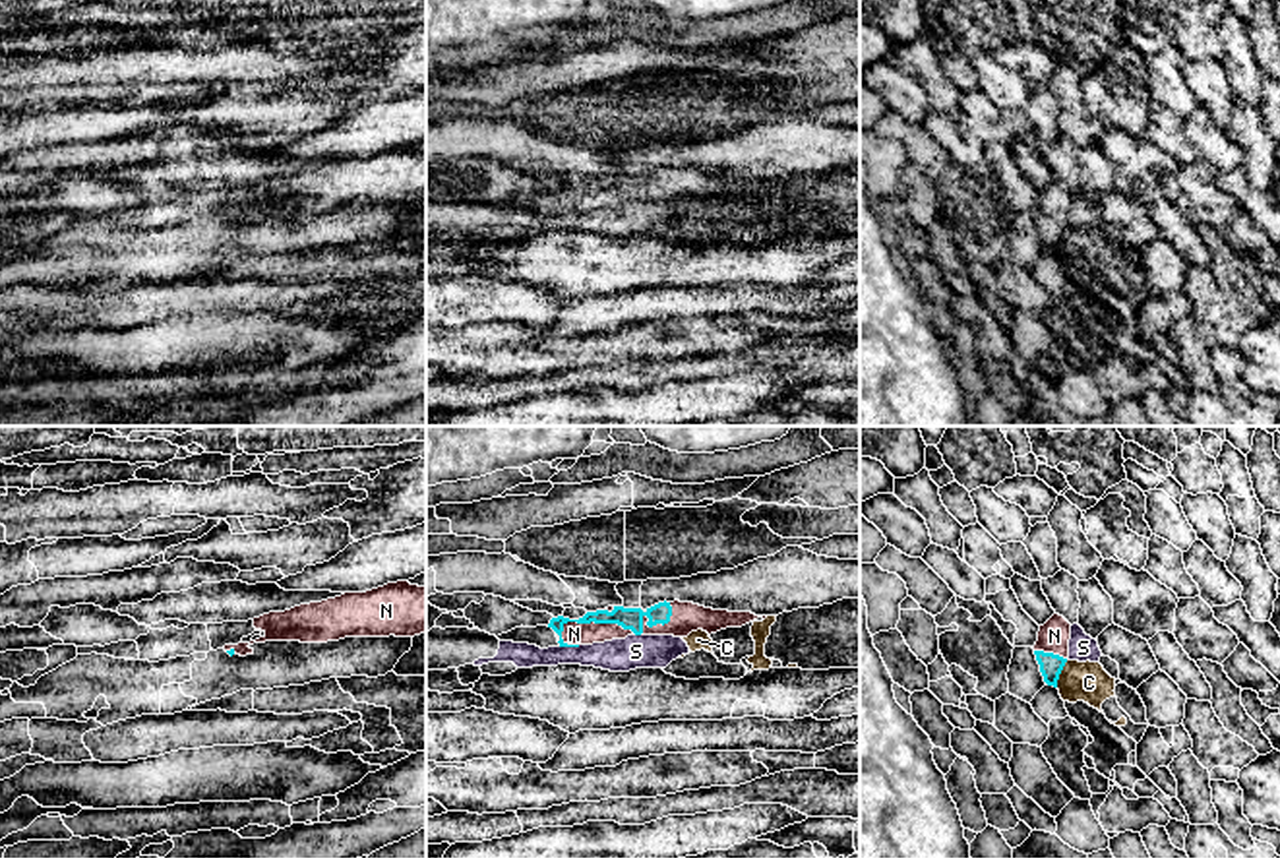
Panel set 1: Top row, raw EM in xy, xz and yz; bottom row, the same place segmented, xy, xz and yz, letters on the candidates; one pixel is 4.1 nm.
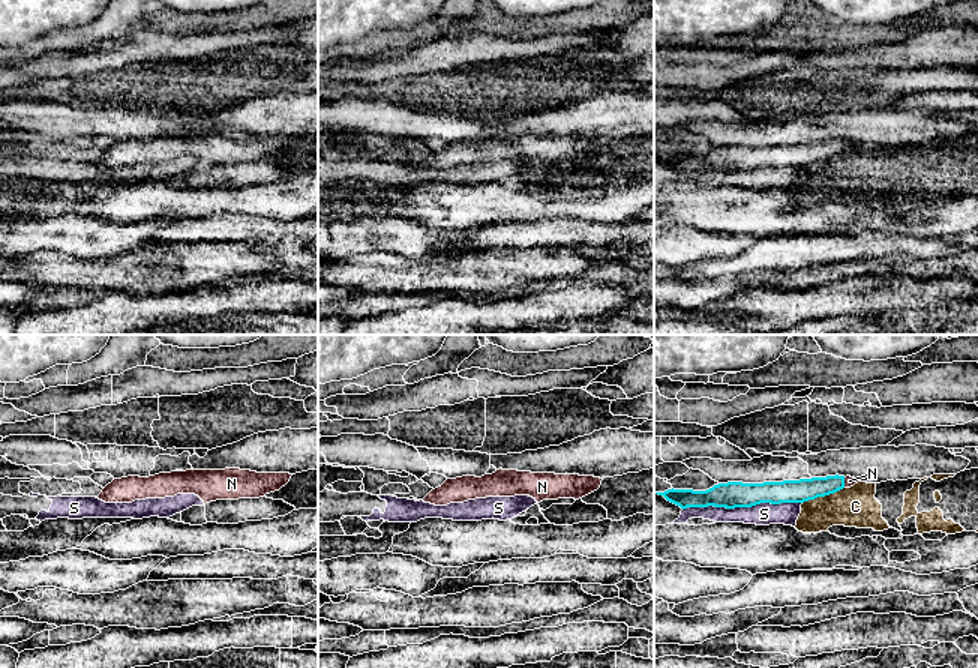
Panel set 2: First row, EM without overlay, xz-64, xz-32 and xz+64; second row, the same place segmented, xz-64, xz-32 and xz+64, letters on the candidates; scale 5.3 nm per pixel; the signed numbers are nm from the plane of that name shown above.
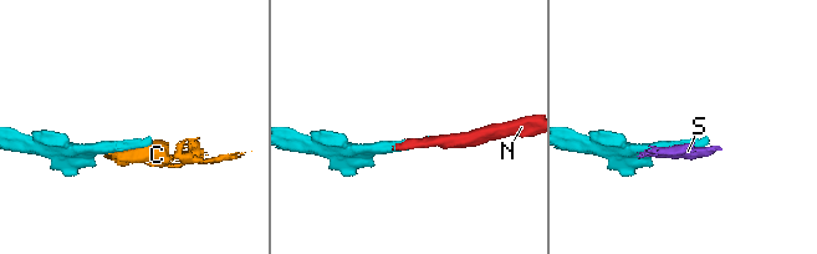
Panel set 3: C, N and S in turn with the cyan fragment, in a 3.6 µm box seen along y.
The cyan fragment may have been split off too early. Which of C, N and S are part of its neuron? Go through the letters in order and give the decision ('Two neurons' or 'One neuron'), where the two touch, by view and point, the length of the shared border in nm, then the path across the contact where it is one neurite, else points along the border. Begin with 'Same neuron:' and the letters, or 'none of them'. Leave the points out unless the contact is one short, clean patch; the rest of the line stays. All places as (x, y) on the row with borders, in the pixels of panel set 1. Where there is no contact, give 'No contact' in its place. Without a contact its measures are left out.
Same neuron: N
C: Two neurons. Touches cyan at yz (1060, 673). Shared border 120 nm
N: One neuron. Touches cyan at xz (593, 620). Shared border 320 nm
S: Two neurons. Touches cyan at xz (570, 645). Shared border 90 nm

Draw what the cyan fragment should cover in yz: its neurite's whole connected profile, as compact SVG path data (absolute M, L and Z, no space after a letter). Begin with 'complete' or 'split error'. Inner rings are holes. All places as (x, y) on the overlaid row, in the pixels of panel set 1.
split error | M1059 614L1040 626L1038 641L1032 649L1048 686L1057 688L1059 674L1069 660L1069 639L1071 624Z

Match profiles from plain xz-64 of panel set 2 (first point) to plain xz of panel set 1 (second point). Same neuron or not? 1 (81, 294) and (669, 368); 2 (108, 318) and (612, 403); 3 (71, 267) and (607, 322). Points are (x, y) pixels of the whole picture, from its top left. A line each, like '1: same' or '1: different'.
1: same
2: same
3: different

